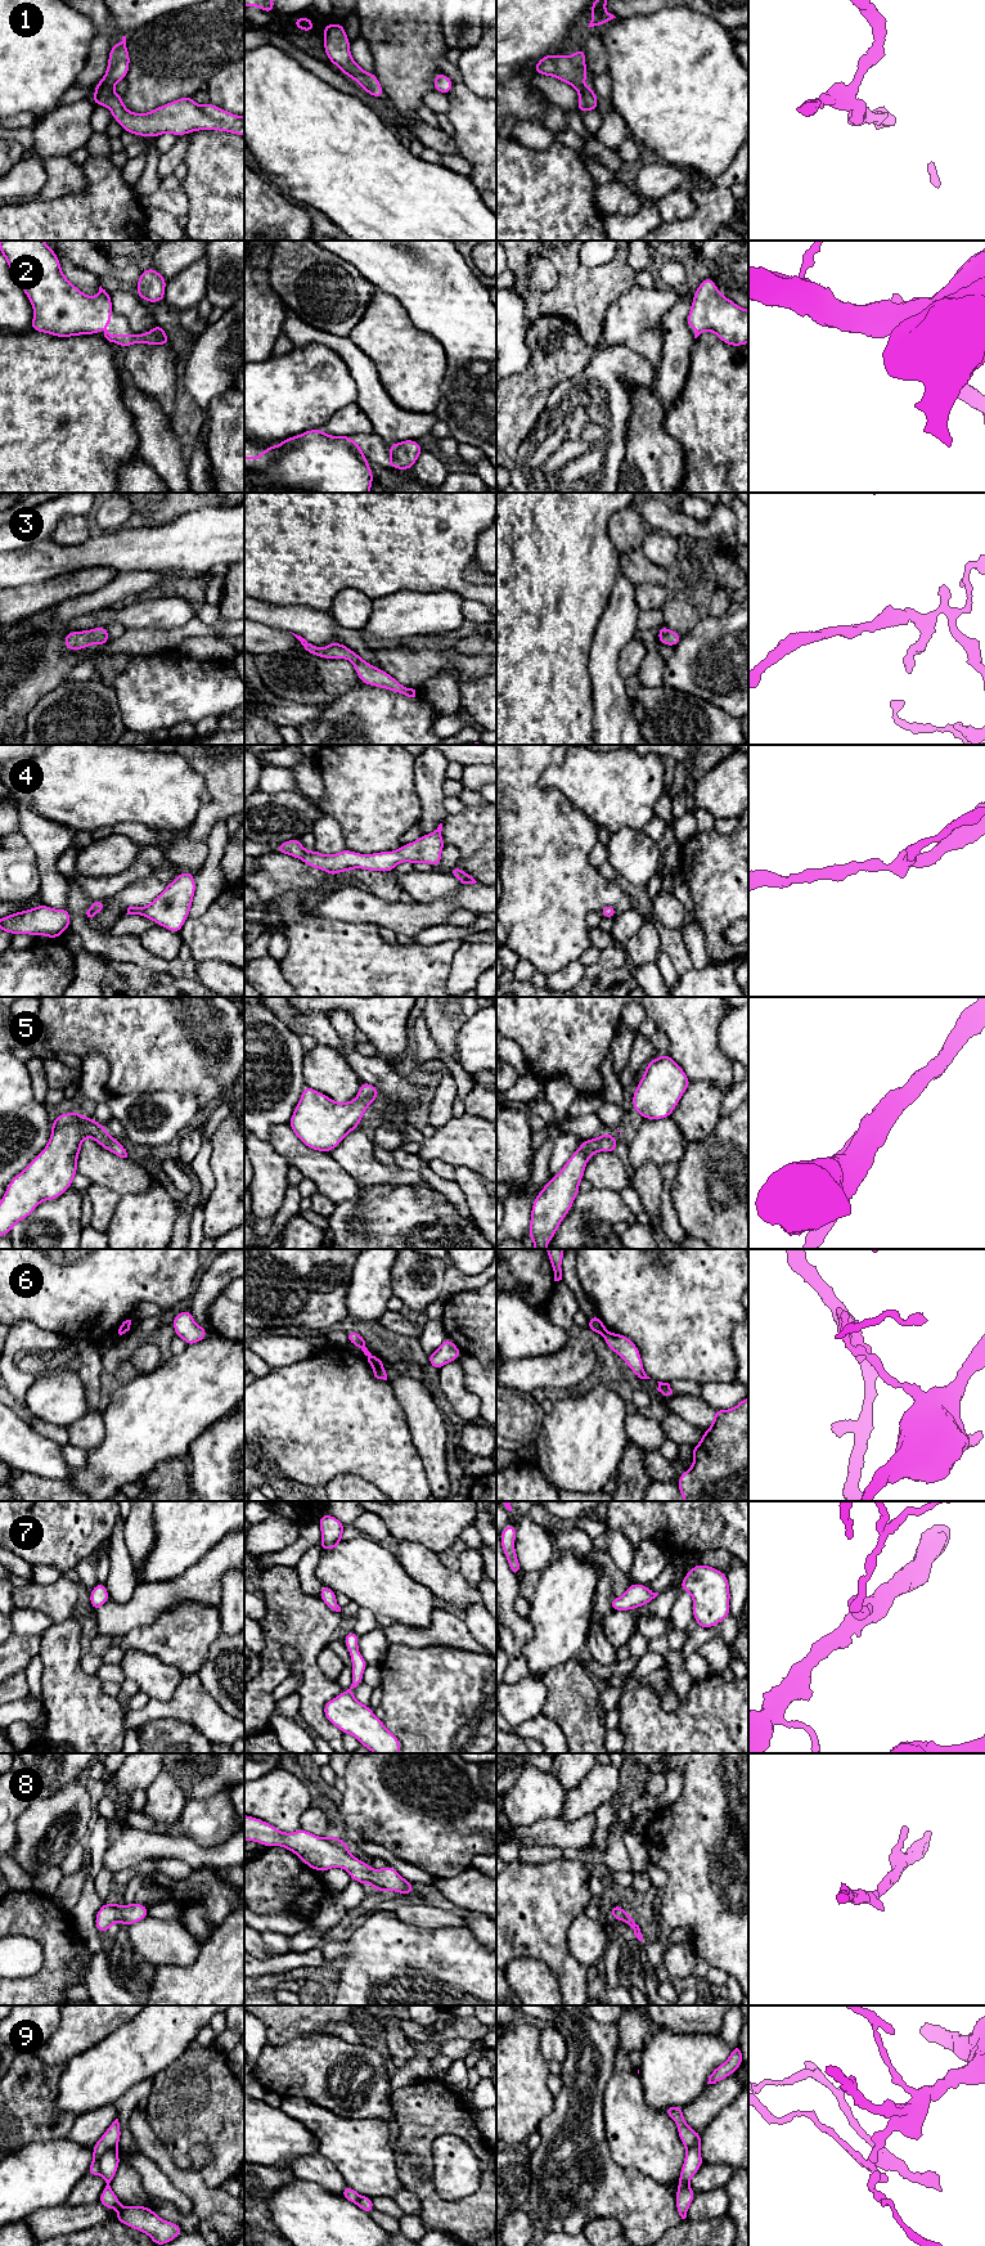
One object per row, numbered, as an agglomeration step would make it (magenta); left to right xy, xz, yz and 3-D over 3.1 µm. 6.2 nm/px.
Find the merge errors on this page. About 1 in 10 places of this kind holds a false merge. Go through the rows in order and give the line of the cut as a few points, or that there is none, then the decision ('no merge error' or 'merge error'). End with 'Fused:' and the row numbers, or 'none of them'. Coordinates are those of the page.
1: cut none; no merge error
2: cut none; no merge error
3: cut none; no merge error
4: cut none; no merge error
5: cut none; no merge error
6: cut xz (372, 1355), (368, 1357); merge error
7: cut none; no merge error
8: cut none; no merge error
9: cut xy (117, 2145), (108, 2148), (100, 2157), (99, 2174); merge error
Fused: 6, 9

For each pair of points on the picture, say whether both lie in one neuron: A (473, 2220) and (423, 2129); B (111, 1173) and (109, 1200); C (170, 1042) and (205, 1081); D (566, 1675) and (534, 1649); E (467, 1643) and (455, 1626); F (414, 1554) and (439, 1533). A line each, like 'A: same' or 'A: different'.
A: same
B: different
C: same
D: different
E: same
F: different

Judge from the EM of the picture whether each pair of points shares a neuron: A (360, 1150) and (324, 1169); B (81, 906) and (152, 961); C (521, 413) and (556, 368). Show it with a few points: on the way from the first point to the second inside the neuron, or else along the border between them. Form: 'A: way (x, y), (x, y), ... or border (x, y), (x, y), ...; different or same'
A: border (327, 1153), (359, 1184); different
B: way (84, 928), (99, 943), (130, 949); same
C: way (522, 401), (544, 380); same

